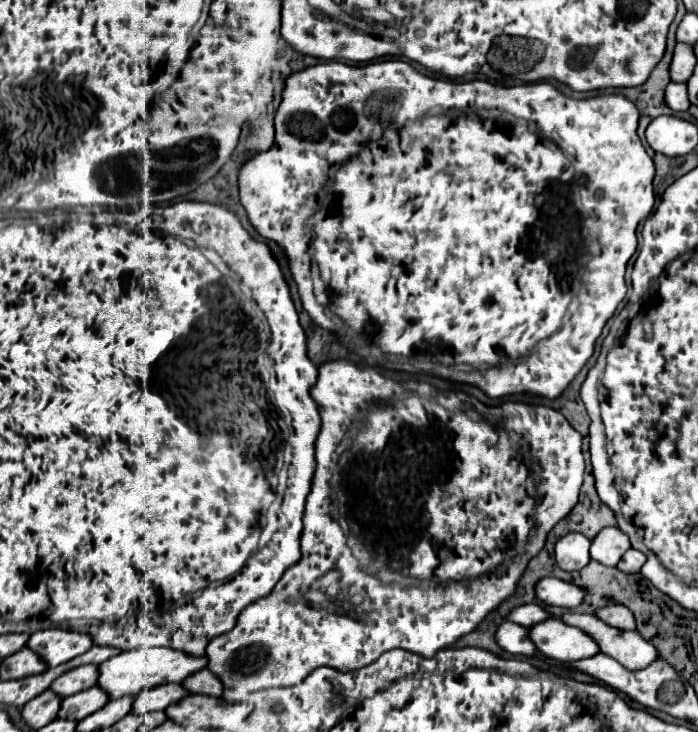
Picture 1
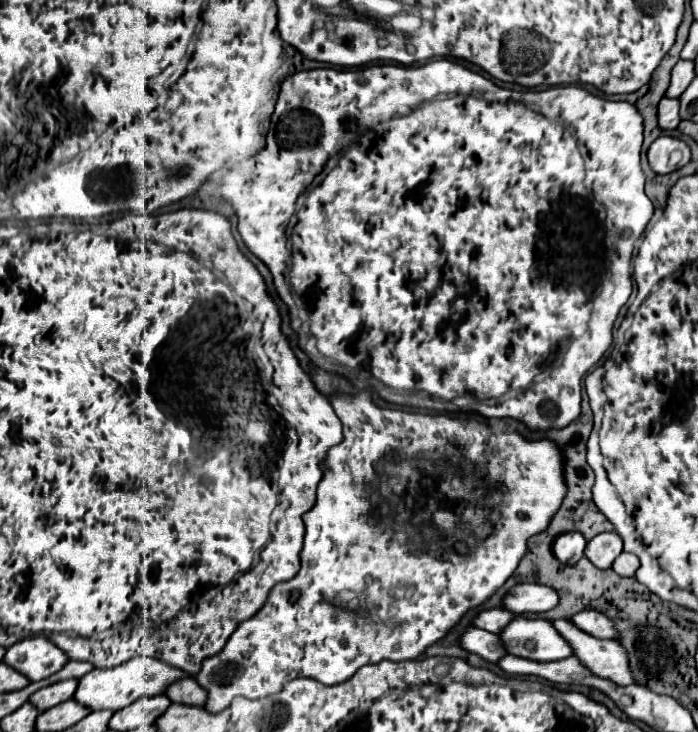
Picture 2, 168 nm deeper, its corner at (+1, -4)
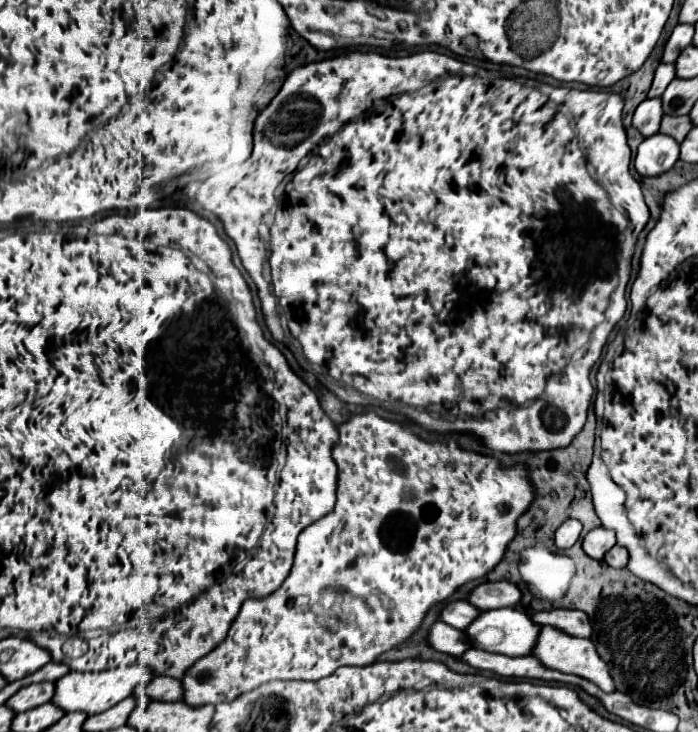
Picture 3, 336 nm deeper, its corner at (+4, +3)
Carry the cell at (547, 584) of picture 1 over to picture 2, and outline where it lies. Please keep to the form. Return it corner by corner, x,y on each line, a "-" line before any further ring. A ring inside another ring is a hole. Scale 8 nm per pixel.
517,584
503,598
503,608
517,616
525,612
547,612
555,608
555,604
555,590
541,584

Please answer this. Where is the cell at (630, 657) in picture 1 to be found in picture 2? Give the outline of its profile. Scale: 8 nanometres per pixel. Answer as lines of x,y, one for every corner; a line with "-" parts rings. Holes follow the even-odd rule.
553,620
553,626
571,646
573,656
577,656
593,676
611,680
617,686
633,684
631,670
627,668
627,654
617,640
593,638
569,620

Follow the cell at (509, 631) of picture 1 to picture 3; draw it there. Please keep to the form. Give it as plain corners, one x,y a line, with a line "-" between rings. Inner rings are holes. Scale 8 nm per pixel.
442,621
432,625
428,643
436,651
442,651
442,653
448,653
448,655
454,655
454,657
460,657
460,653
466,653
472,647
472,645
468,645
464,631
452,629
450,625
444,625

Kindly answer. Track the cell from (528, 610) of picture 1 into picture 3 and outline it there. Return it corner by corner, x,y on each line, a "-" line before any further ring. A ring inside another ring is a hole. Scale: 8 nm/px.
454,601
450,605
446,605
440,613
440,621
456,627
456,629
468,629
468,625
472,621
476,621
476,617
480,615
480,609
474,609
474,605
470,605
468,601

